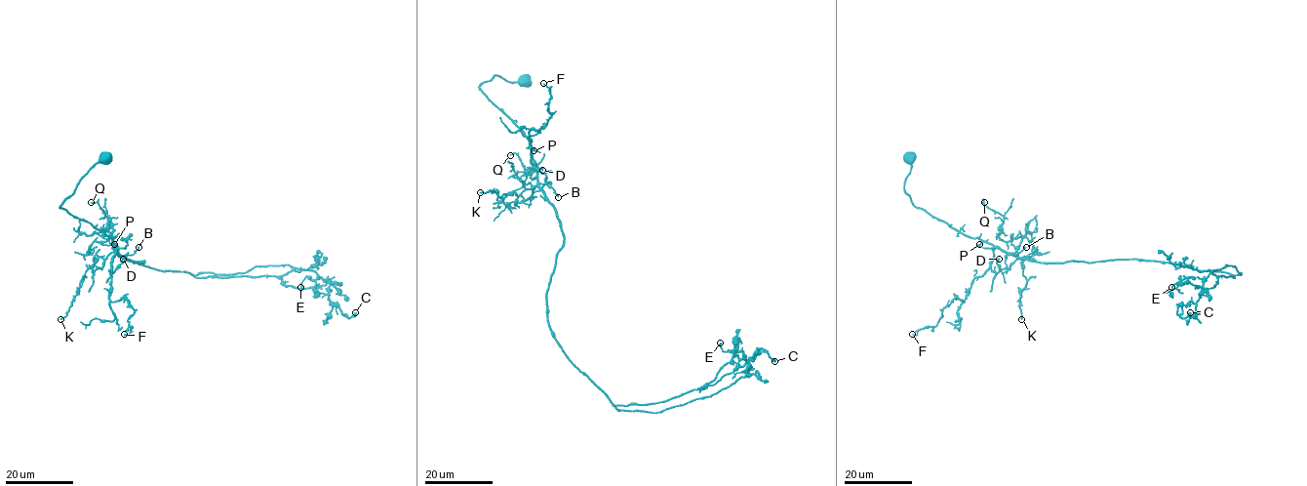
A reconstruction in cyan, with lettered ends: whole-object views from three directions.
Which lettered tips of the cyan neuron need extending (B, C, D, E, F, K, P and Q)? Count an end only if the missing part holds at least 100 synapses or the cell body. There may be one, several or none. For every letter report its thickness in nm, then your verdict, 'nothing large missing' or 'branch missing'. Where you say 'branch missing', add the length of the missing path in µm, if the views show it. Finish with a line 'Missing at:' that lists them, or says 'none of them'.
B: calibre 120 nm; nothing large missing
C: calibre 440 nm; nothing large missing
D: calibre 110 nm; nothing large missing
E: calibre 120 nm; nothing large missing
F: calibre 100 nm; nothing large missing
K: calibre 140 nm; nothing large missing
P: calibre 100 nm; nothing large missing
Q: calibre 130 nm; nothing large missing
Missing at: none of them

